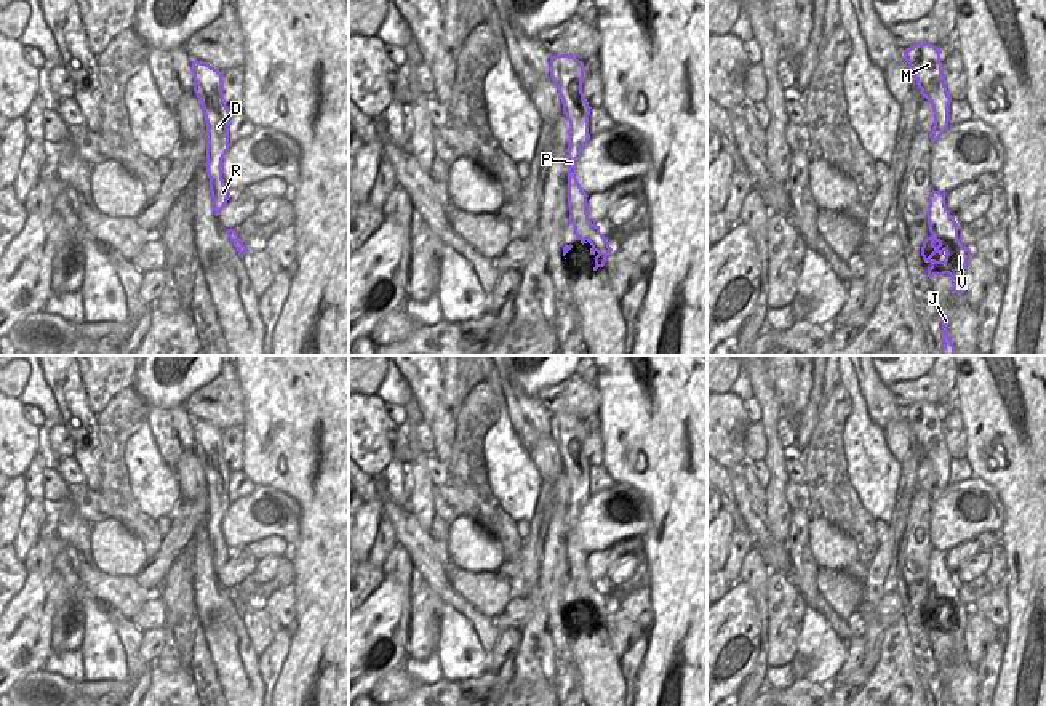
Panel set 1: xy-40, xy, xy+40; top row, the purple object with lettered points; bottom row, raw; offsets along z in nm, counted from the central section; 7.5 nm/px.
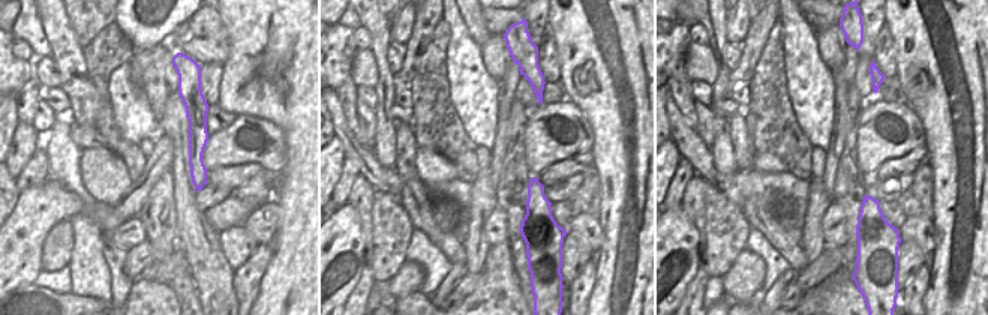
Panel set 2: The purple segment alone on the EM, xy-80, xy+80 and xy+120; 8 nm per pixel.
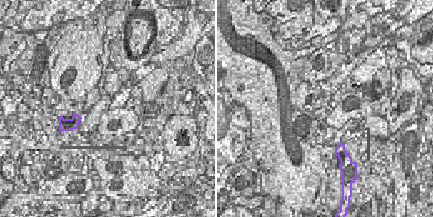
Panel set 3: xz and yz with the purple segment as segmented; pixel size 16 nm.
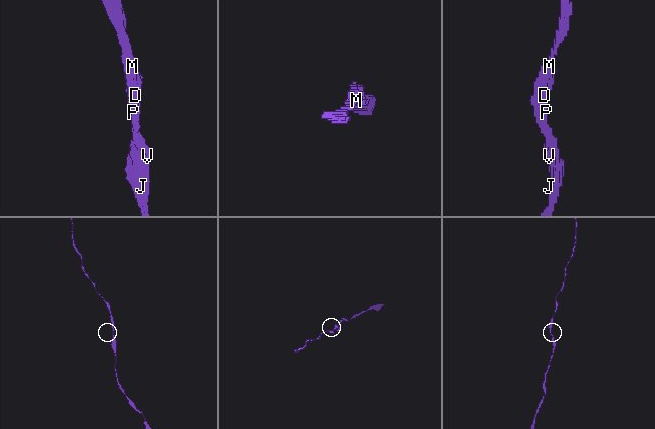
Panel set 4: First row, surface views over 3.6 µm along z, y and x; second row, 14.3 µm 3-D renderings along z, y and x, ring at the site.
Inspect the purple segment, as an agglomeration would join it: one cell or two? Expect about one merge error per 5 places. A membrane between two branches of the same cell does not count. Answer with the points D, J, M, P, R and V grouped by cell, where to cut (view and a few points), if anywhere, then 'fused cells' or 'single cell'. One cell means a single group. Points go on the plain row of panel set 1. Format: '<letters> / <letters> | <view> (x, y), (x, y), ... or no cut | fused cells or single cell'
D J M P R V | no cut | single cell

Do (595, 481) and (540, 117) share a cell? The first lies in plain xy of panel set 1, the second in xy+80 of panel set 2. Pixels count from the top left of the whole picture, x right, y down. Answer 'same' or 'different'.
different

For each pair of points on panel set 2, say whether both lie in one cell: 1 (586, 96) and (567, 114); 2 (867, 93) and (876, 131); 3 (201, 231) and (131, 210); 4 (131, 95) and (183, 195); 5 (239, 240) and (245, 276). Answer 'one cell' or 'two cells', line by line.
1: two cells
2: two cells
3: two cells
4: two cells
5: two cells

